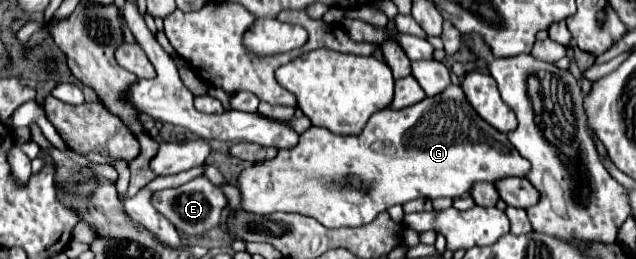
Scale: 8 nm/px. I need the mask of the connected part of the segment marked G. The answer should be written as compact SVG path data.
M449 85L443 93L425 97L411 107L399 111L381 109L379 113L373 113L371 121L367 121L359 135L335 135L323 127L309 127L301 133L299 145L293 149L281 149L275 159L245 169L239 177L239 189L245 211L253 211L257 215L275 211L297 213L315 217L327 229L339 229L367 225L381 211L387 211L393 205L403 205L419 197L455 199L467 193L477 181L493 183L513 175L525 177L529 169L529 161L511 147L507 135L493 129L475 113L461 87Z

